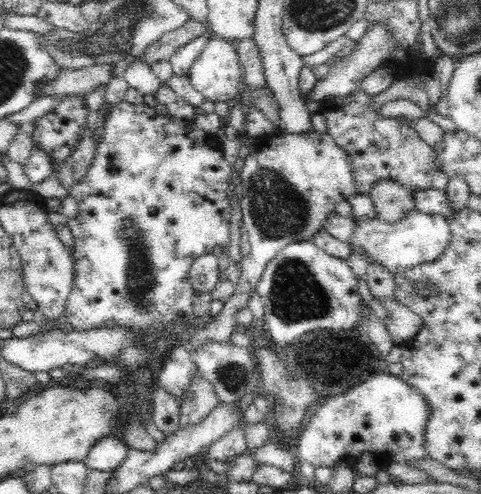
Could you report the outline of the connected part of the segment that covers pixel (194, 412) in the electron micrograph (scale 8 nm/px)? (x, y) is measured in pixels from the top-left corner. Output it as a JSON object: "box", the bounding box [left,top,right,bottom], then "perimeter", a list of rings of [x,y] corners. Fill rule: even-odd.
{"box":[178,367,221,428],"perimeter":[[[196,367],[194,376],[186,390],[182,400],[178,400],[180,405],[180,422],[178,428],[186,428],[190,425],[198,424],[213,408],[221,403],[215,393],[214,386],[210,384]]]}

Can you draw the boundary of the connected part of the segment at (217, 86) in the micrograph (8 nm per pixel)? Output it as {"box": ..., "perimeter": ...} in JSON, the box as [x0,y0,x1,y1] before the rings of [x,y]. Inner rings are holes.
{"box":[187,37,244,103],"perimeter":[[[212,37],[204,51],[193,62],[187,77],[194,88],[212,102],[233,103],[244,90],[243,68],[233,43],[219,37]]]}

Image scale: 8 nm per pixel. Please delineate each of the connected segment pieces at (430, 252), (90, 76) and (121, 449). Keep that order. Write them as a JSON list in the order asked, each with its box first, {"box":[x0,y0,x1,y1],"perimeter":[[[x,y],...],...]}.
[{"box":[348,210,451,276],"perimeter":[[[410,210],[394,224],[380,218],[368,218],[360,222],[354,220],[354,232],[348,245],[350,250],[354,247],[364,249],[369,264],[384,265],[384,268],[395,276],[395,272],[399,270],[435,262],[442,257],[451,238],[449,221],[442,215],[430,215],[418,210]]]},{"box":[39,64,112,96],"perimeter":[[[93,64],[78,70],[62,69],[54,80],[39,86],[41,96],[72,96],[86,94],[107,85],[112,78],[111,64]]]},{"box":[84,437,130,472],"perimeter":[[[106,437],[100,440],[88,454],[84,465],[89,470],[113,472],[127,458],[130,448],[118,437]]]}]

